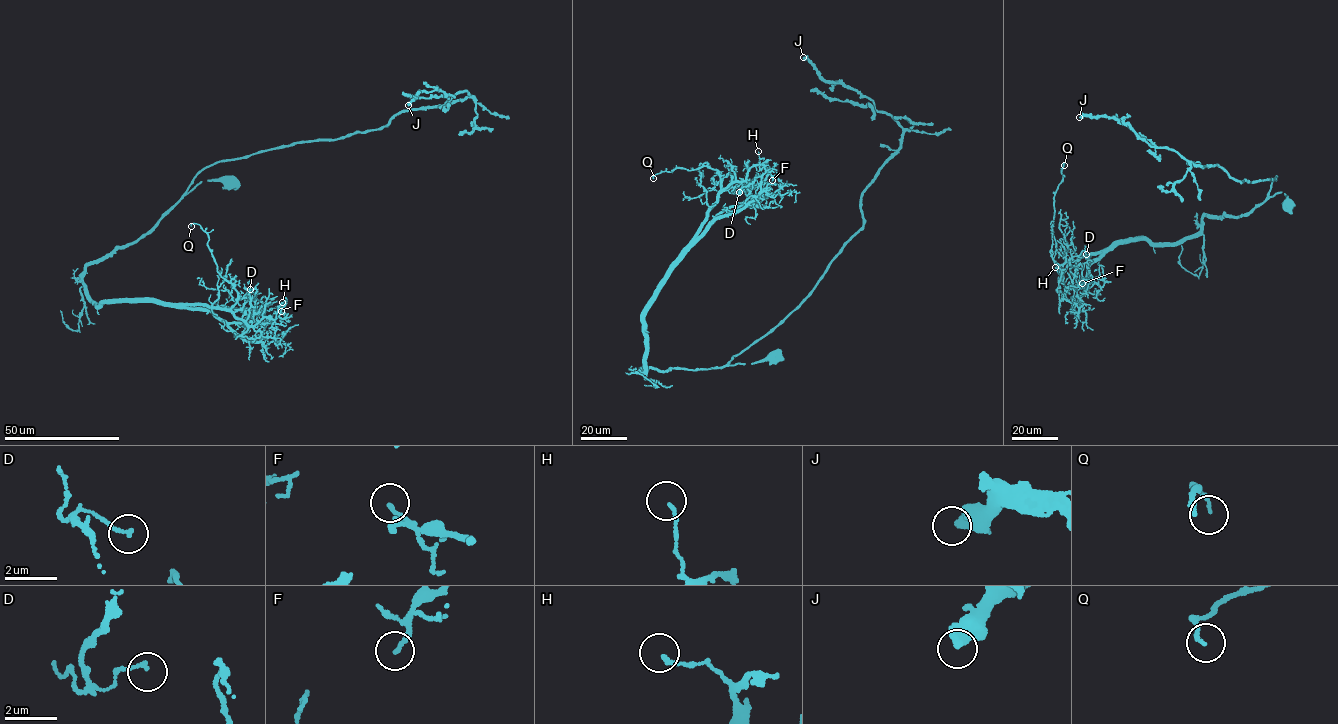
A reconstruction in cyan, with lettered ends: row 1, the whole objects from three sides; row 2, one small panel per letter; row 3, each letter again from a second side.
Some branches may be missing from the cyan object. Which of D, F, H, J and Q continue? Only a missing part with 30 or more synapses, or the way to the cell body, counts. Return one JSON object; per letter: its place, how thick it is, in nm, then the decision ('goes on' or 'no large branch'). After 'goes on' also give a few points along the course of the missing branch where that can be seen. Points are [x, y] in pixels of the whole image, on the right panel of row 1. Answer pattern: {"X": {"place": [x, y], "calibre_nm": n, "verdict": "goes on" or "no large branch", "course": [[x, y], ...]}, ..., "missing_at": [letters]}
{"D": {"place": [1086, 254], "calibre_nm": 130, "verdict": "no large branch"}, "F": {"place": [1082, 283], "calibre_nm": 160, "verdict": "no large branch"}, "H": {"place": [1055, 267], "calibre_nm": 120, "verdict": "no large branch"}, "J": {"place": [1079, 117], "calibre_nm": 360, "verdict": "no large branch"}, "Q": {"place": [1064, 165], "calibre_nm": 120, "verdict": "no large branch"}, "missing_at": []}

